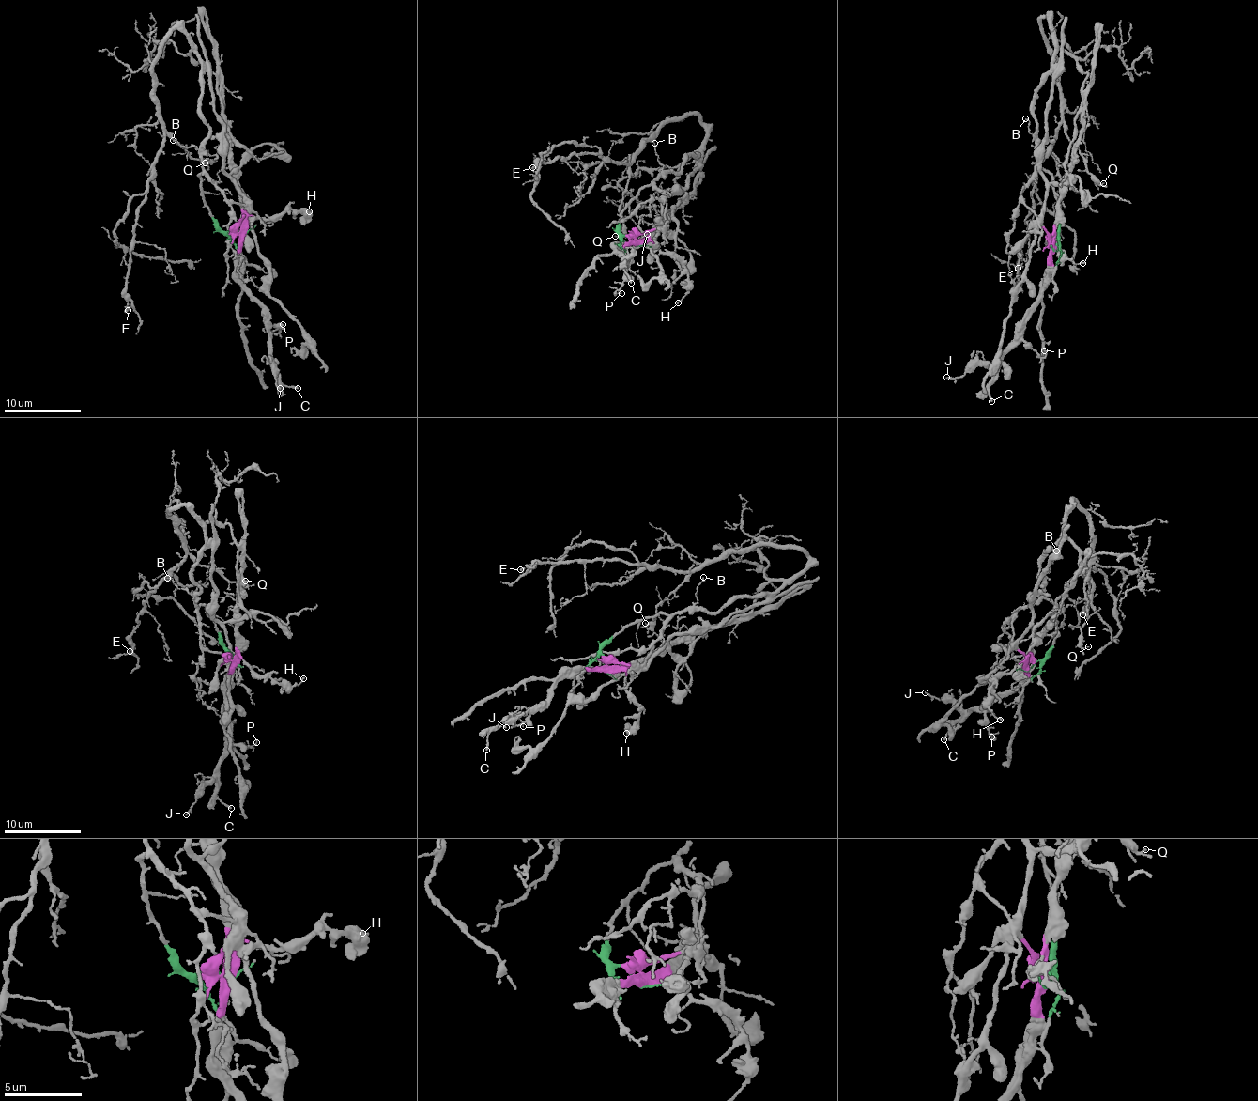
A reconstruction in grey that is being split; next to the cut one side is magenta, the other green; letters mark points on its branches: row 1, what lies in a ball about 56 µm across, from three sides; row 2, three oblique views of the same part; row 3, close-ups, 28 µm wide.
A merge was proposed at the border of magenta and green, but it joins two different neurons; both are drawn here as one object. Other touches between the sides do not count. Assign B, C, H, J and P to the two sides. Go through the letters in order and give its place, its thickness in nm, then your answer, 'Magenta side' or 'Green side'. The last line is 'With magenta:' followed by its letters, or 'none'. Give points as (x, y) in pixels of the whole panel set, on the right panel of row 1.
B: Place: (1025, 118). Thickness 100 nm. Green side
C: Place: (991, 401). Thickness 190 nm. Magenta side
H: Place: (1082, 263). Thickness 140 nm. Magenta side
J: Place: (946, 377). Thickness 140 nm. Magenta side
P: Place: (1044, 350). Thickness 100 nm. Magenta side
With magenta: C, H, J, P

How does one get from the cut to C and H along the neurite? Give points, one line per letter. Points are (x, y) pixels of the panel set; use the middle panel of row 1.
C: (628, 237), (634, 240), (617, 252), (626, 261), (623, 264), (627, 260), (621, 262), (622, 269), (632, 282)
H: (628, 237), (652, 242), (682, 262), (687, 276), (687, 288), (678, 302)

